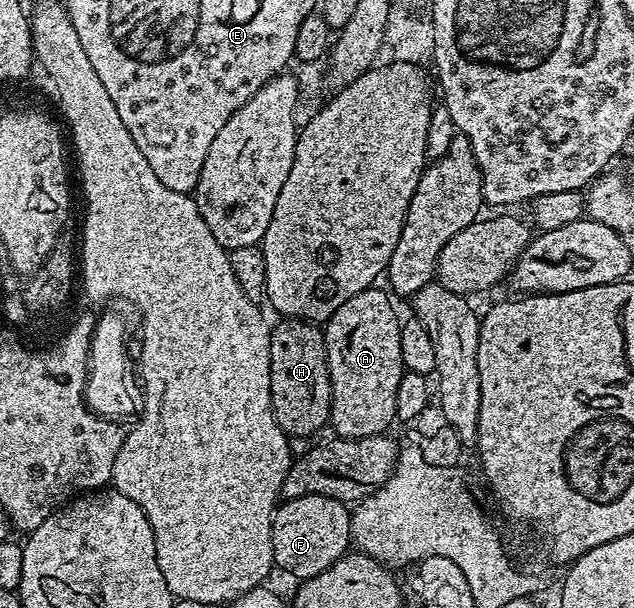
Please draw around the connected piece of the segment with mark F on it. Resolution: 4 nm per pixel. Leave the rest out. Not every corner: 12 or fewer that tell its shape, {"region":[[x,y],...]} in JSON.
{"region":[[307,494],[272,516],[274,563],[296,580],[349,553],[345,503]]}

